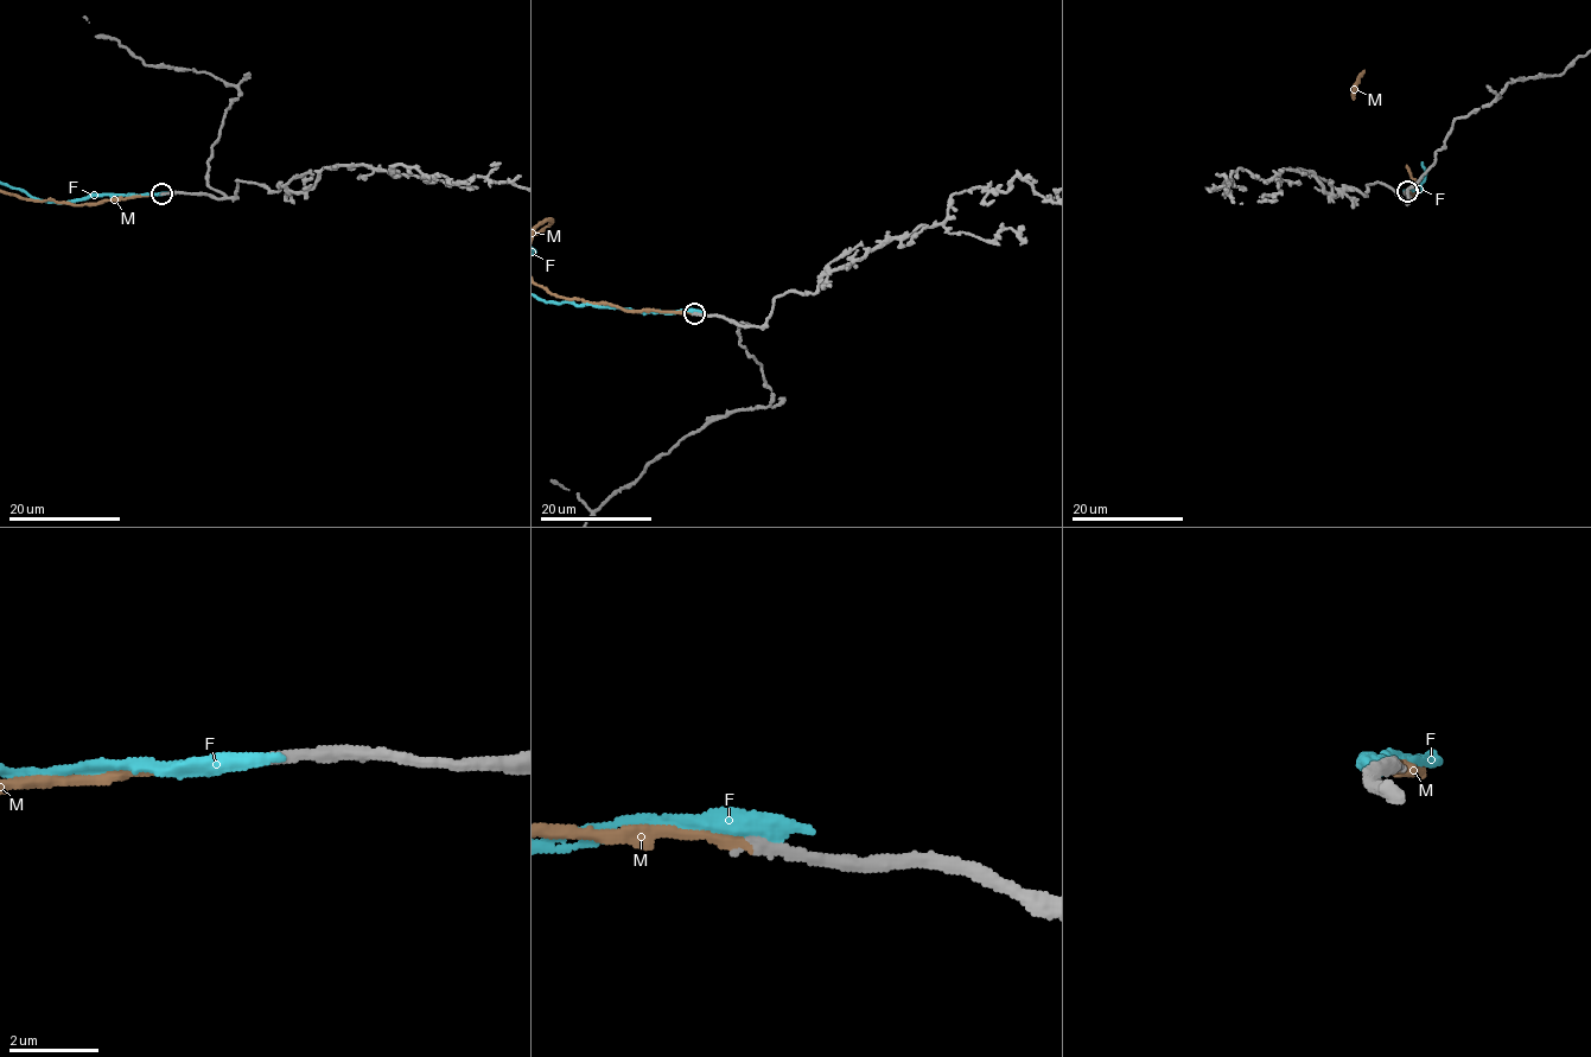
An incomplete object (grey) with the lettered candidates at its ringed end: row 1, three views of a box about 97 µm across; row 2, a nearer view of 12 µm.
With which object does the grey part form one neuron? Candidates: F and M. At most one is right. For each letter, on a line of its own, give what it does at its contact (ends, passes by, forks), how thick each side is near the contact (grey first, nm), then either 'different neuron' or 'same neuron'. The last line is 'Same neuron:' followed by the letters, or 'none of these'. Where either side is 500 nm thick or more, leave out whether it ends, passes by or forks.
F: 320 nm thick on the grey side, 550 nm on the other; different neuron
M: it ends there; 280 nm thick on the grey side, 220 nm on the other; same neuron
Same neuron: M

